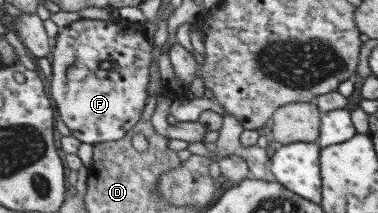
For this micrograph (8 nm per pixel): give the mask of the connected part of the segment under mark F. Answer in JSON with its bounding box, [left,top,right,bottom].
[49,18,151,144]

